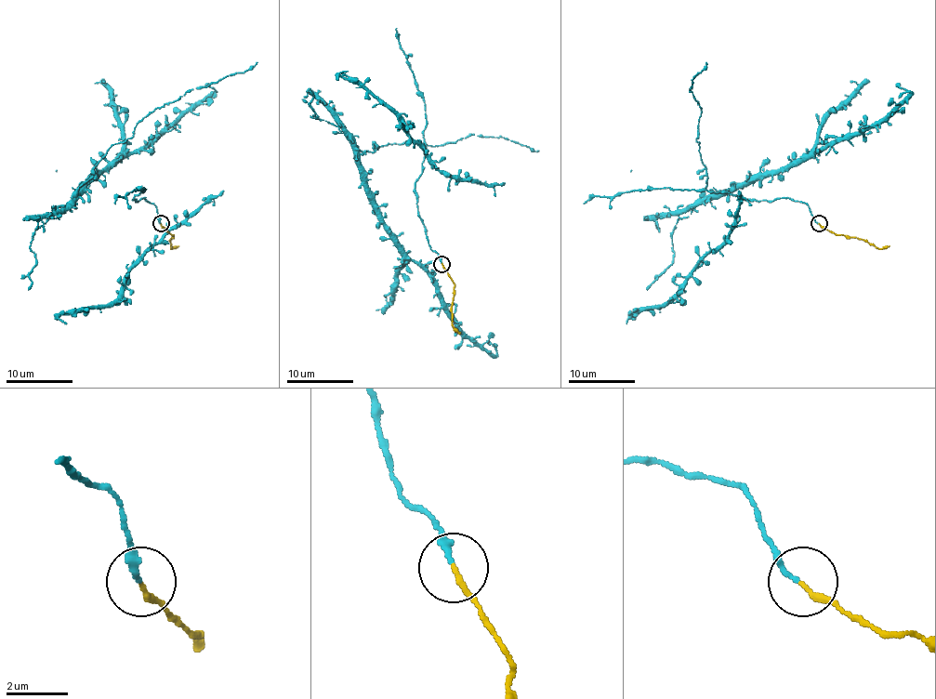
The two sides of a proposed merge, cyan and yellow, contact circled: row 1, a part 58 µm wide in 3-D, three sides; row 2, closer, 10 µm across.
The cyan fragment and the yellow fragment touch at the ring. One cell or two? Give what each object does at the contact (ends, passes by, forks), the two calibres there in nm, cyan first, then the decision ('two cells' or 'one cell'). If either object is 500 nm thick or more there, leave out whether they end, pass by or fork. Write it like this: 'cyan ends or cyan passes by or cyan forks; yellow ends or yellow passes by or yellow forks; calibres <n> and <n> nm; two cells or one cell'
cyan ends; yellow ends; calibres 160 and 180 nm; one cell

